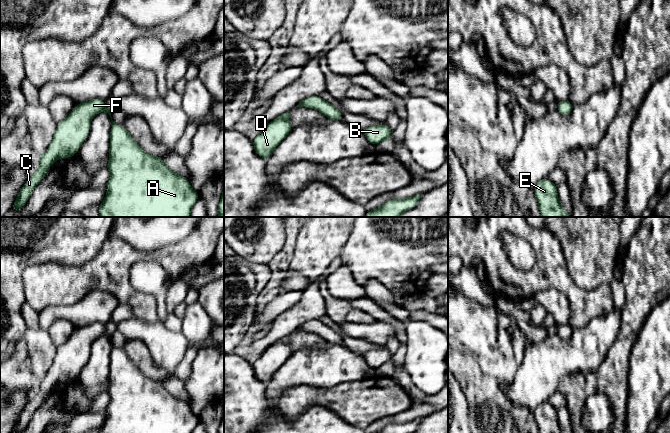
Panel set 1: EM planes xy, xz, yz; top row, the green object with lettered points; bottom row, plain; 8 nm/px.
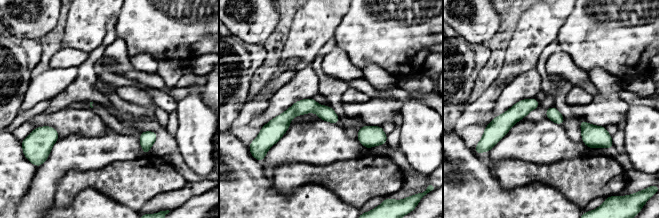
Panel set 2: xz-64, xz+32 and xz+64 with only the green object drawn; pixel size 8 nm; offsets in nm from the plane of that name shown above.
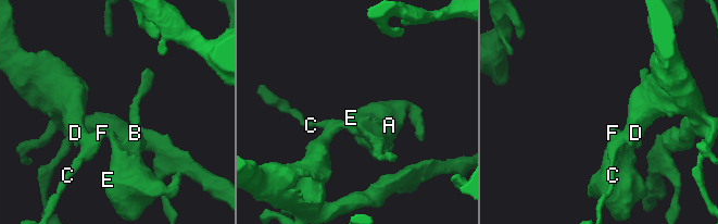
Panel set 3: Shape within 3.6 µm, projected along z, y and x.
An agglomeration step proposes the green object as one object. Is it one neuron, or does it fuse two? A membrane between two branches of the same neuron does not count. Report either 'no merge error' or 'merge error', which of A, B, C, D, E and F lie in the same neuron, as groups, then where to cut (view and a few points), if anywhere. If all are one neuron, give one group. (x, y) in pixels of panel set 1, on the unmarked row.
no merge error; groups A B C D E F; cut none

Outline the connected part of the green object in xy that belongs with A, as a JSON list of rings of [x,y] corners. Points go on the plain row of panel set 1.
[[[112,344],[110,355],[109,386],[107,389],[110,401],[106,408],[107,417],[98,433],[192,433],[199,423],[189,404],[169,393],[162,381],[145,376],[131,361],[123,349]]]

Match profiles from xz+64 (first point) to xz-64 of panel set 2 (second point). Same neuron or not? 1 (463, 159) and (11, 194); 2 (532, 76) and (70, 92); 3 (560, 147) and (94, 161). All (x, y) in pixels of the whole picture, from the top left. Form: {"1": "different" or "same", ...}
{"1": "same", "2": "same", "3": "same"}

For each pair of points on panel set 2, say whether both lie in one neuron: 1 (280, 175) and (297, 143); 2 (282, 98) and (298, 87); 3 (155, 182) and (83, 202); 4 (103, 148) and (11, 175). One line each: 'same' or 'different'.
1: different
2: same
3: different
4: different

